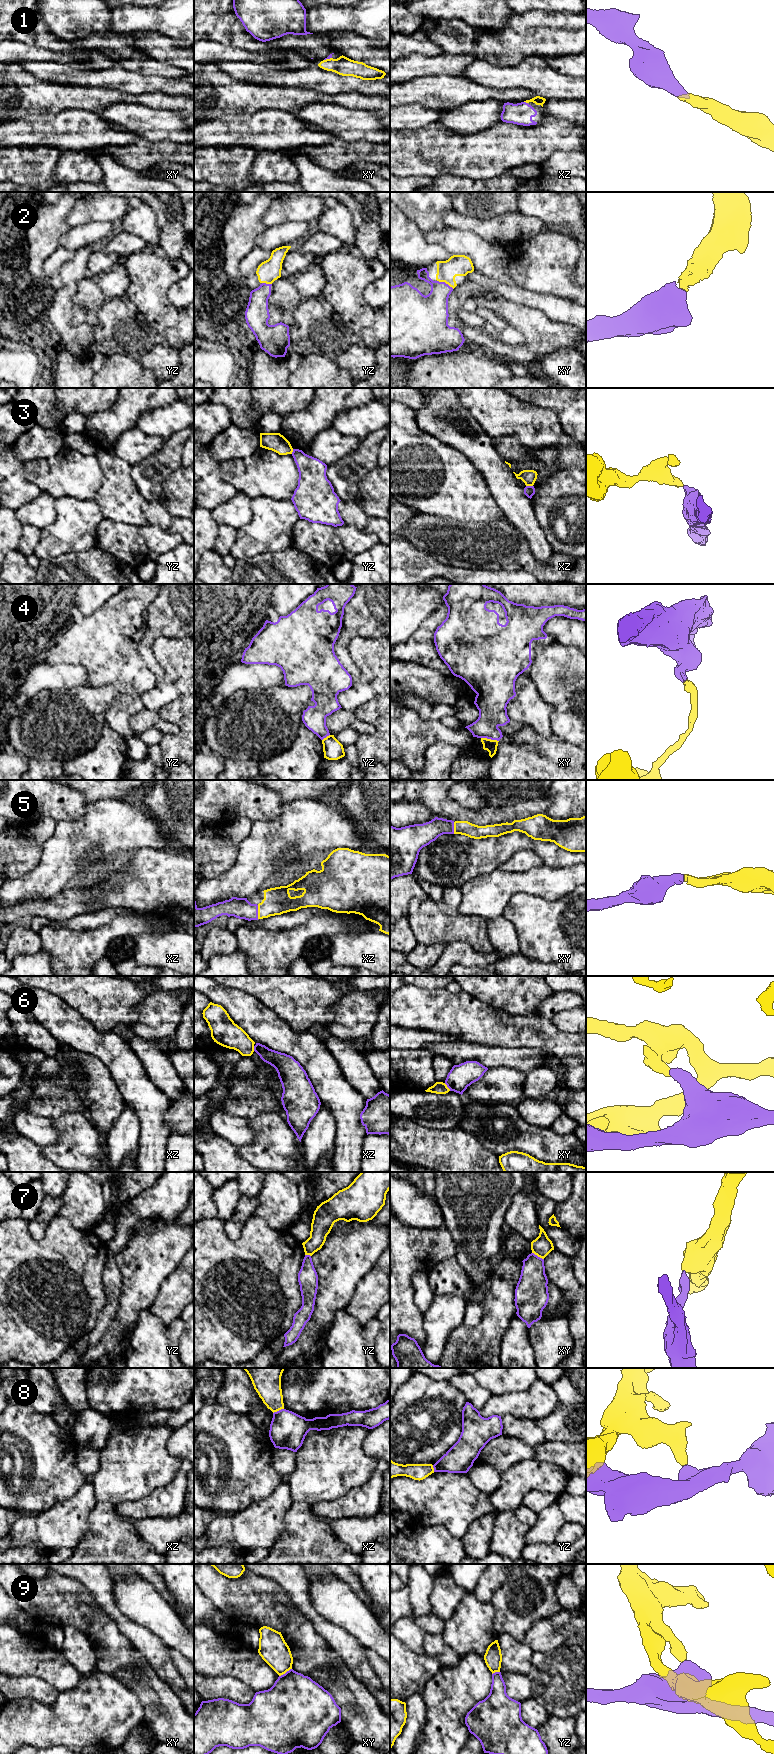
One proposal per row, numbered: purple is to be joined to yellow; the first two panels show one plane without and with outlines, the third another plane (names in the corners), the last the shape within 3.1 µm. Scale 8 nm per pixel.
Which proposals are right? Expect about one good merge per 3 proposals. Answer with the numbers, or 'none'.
1, 2, 5

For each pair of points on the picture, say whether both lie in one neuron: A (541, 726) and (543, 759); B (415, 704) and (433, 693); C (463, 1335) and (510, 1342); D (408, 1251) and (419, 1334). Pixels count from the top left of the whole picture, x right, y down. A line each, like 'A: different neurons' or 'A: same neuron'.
A: different neurons
B: different neurons
C: different neurons
D: same neuron

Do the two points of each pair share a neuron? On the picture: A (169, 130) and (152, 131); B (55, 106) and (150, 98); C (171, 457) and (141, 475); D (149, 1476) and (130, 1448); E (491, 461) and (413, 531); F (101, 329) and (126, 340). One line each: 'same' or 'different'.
A: same
B: same
C: same
D: same
E: different
F: same

